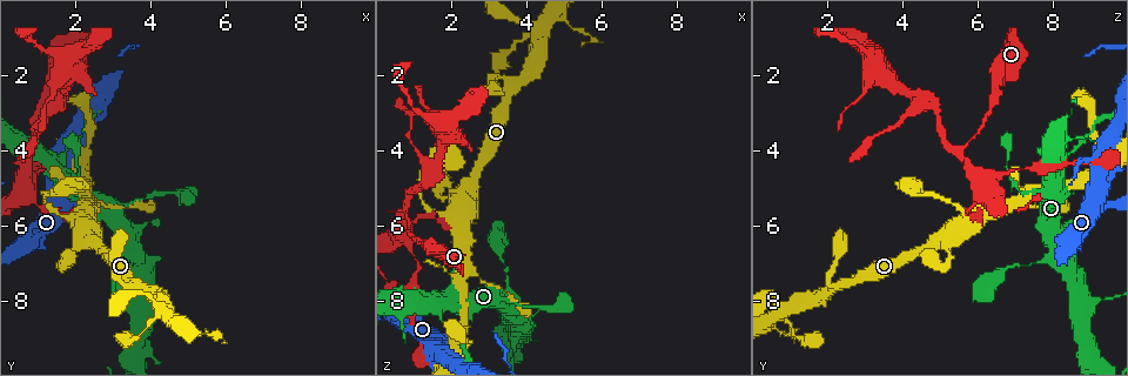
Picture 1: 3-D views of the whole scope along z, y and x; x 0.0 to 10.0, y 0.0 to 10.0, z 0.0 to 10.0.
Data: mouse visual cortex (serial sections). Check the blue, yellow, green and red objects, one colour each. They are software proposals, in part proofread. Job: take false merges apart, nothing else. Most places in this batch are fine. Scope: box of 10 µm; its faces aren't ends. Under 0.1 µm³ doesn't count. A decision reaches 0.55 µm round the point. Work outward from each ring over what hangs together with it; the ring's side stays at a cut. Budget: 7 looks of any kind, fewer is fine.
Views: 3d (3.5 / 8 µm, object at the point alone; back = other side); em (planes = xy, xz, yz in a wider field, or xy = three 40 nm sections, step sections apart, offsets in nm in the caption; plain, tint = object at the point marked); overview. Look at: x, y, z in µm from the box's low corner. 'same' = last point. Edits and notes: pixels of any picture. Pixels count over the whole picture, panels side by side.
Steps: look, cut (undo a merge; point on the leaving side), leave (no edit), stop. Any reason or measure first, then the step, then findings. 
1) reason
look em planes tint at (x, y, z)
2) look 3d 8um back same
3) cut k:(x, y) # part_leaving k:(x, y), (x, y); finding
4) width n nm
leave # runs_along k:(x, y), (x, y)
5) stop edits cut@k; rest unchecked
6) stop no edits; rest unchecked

narrows sharply
look 3d 3.5um at (4.00, 5.30, 8.20)

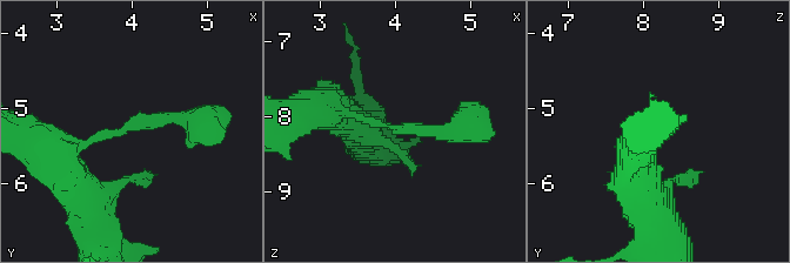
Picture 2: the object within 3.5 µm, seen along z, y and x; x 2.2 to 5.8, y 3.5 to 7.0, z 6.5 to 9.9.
look em xy step 3 tint at (3.95, 5.30, 8.20)

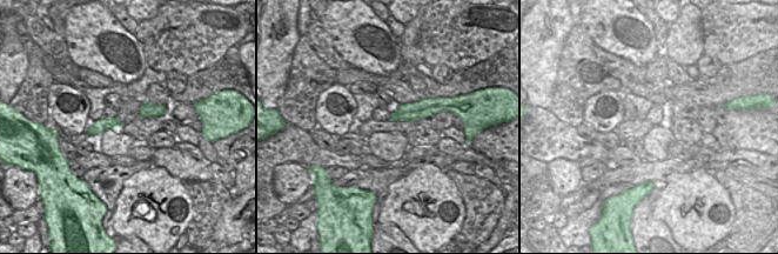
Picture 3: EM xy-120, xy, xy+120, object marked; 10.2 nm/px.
leave # all the same cell

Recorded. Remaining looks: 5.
sudden change in width
look 3d 8um back at (3.55, 7.00, 7.50)

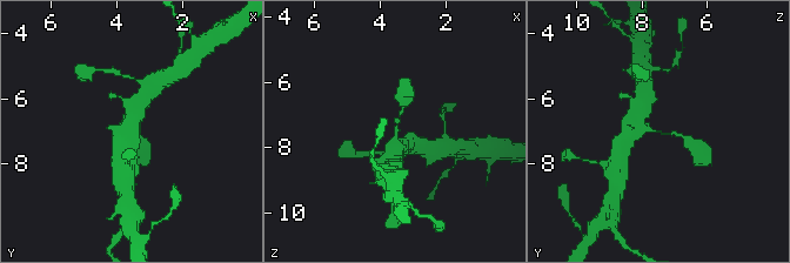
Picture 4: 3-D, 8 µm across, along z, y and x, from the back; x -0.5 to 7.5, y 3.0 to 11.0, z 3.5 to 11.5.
look 3d 3.5um same

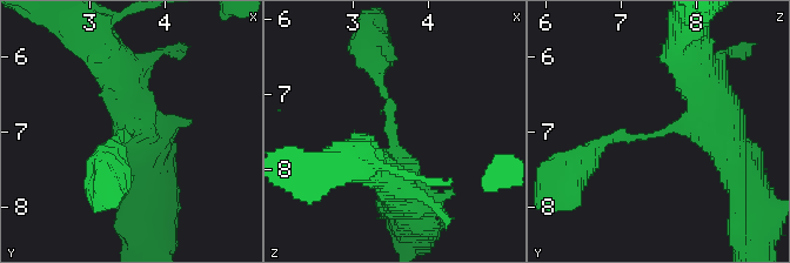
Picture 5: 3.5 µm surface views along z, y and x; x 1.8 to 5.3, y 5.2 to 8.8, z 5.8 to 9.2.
leave # runs_along 5:(389, 179), (389, 98), (375, 65); all the same cell

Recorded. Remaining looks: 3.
three-way junction
look 3d 3.5um at (0.75, 4.00, 5.55)

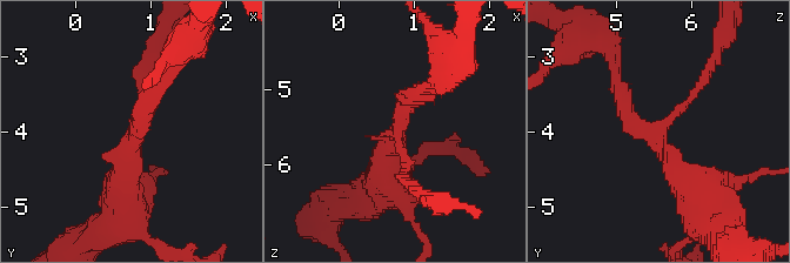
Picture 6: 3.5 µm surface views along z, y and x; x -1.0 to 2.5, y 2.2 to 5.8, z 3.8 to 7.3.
arms 3; arm_widths 150, 250, 350 nm
look em xy step 1 tint at (0.80, 3.95, 5.60)

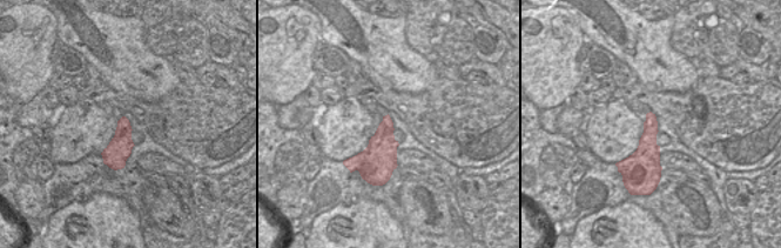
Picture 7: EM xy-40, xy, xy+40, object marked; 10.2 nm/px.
leave # runs_along 6:(412, 184), (397, 127), (427, 92); all the same cell

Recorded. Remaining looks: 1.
stop no edits; rest unchecked

